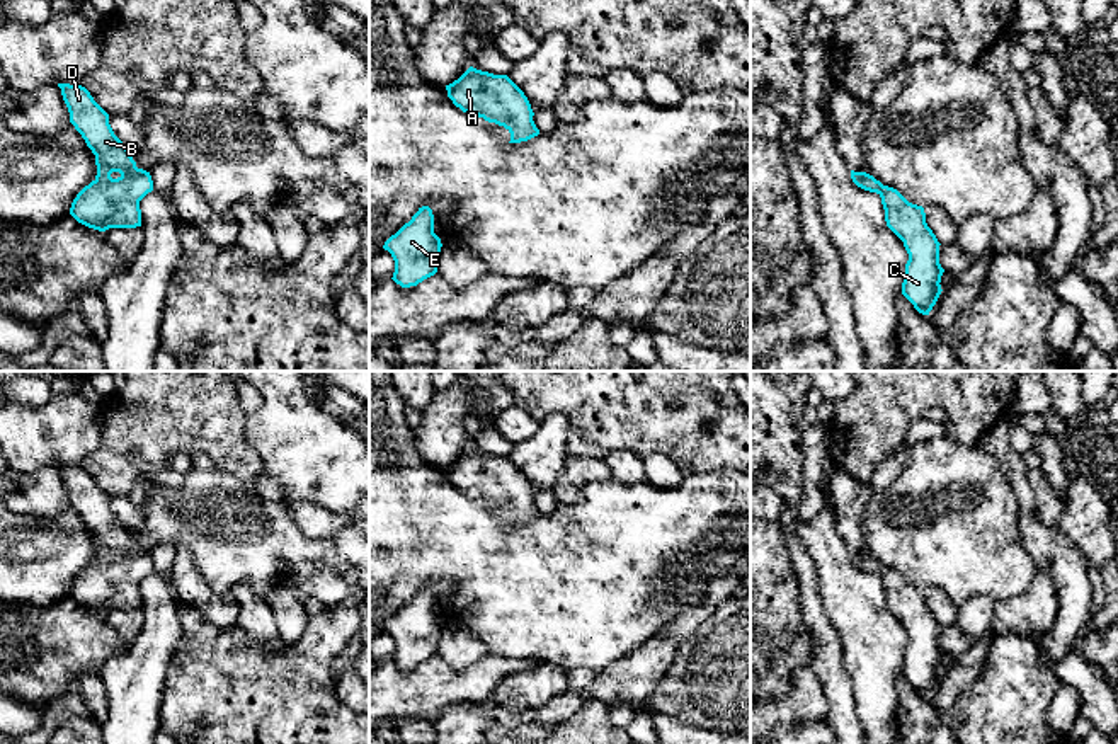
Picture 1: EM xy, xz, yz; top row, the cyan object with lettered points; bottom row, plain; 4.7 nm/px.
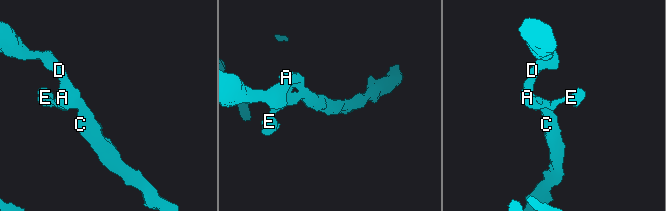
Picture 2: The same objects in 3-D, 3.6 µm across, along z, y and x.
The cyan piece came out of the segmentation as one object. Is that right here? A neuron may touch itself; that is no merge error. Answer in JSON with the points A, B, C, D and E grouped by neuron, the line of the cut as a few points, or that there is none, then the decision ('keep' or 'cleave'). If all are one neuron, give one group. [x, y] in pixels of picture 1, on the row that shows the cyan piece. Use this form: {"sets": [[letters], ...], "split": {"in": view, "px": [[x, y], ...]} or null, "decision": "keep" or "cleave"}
{"sets": [["A", "B", "C", "D", "E"]], "split": null, "decision": "keep"}

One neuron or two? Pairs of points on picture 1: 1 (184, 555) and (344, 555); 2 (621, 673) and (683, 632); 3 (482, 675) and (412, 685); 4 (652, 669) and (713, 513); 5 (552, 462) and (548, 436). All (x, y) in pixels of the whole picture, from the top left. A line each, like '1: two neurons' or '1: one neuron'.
1: two neurons
2: one neuron
3: one neuron
4: two neurons
5: one neuron

